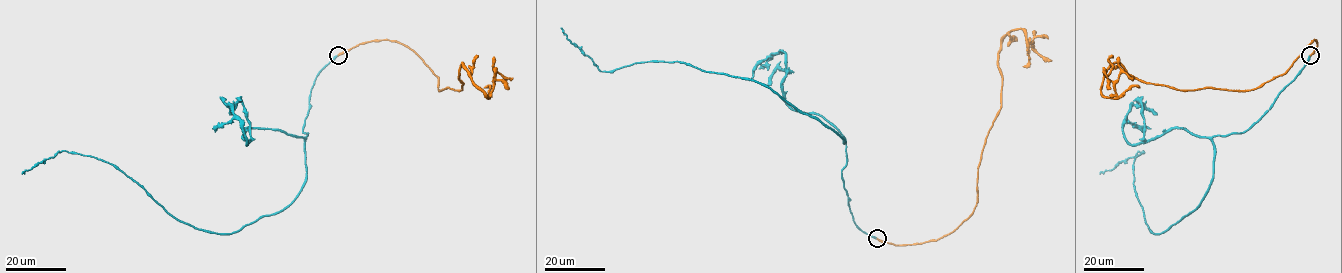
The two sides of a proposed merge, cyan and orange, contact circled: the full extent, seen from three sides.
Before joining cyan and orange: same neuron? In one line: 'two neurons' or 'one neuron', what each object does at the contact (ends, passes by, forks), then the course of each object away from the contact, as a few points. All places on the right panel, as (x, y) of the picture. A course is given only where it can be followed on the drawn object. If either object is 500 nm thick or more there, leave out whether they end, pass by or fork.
one neuron; cyan ends; orange ends; course cyan (1310, 55), (1258, 119), (1212, 138), (1208, 191), (1165, 231), (1149, 230), (1133, 185), (1143, 150), (1099, 174); course orange (1310, 55), (1315, 40), (1236, 91), (1145, 83), (1114, 62), (1101, 92), (1133, 78)

